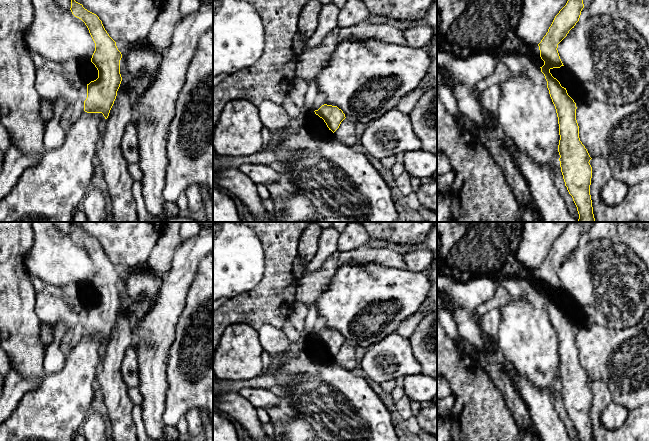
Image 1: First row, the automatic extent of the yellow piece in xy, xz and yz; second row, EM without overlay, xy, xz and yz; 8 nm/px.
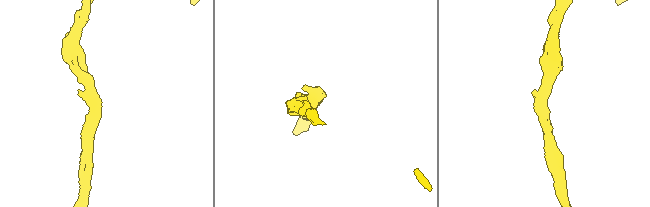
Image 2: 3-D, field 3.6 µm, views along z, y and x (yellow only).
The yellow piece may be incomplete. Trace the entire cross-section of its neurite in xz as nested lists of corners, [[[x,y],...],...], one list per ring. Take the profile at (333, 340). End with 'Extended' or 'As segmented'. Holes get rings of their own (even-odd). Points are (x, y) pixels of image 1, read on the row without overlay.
[[[322,329],[314,335],[316,339],[324,344],[329,354],[333,357],[339,352],[341,346],[346,342],[345,338],[337,330]]]. As segmented

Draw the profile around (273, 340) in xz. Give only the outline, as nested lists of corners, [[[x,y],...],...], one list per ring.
[[[269,324],[260,327],[258,335],[263,350],[267,351],[270,356],[270,365],[265,371],[267,374],[270,374],[287,355],[293,353],[295,349],[298,350],[298,345],[291,343],[281,329]]]

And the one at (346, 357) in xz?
[[[345,342],[341,346],[339,352],[334,356],[334,362],[345,369],[352,371],[358,366],[358,361],[356,360],[356,347]]]

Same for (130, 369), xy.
[[[134,343],[126,350],[122,362],[122,377],[129,388],[138,388],[140,384],[139,379],[139,365]]]

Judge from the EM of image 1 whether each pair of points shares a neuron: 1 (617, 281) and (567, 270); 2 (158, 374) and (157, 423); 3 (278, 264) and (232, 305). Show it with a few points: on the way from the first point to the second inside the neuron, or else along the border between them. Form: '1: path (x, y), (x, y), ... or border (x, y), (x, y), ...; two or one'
1: path (605, 278), (600, 275), (579, 275); one
2: path (155, 386), (155, 411); one
3: path (275, 278), (246, 305); one

